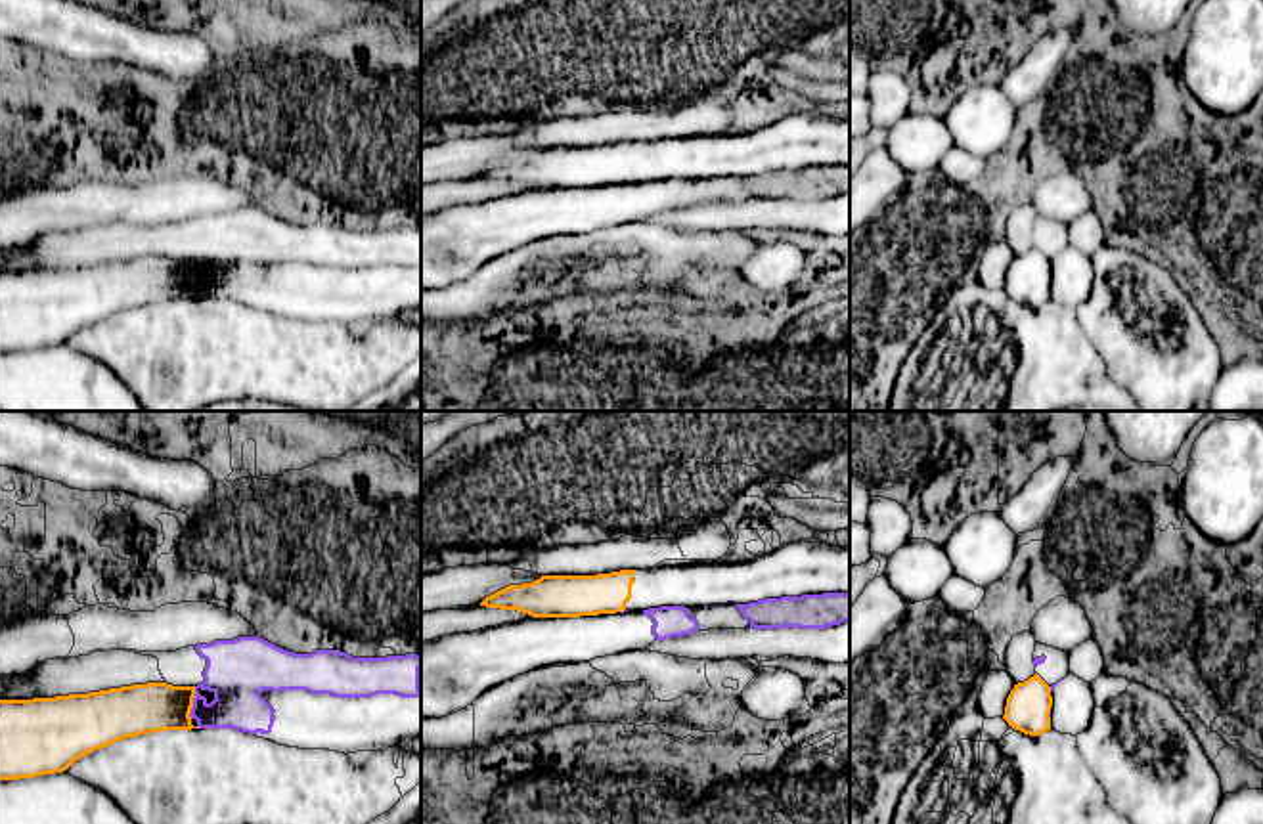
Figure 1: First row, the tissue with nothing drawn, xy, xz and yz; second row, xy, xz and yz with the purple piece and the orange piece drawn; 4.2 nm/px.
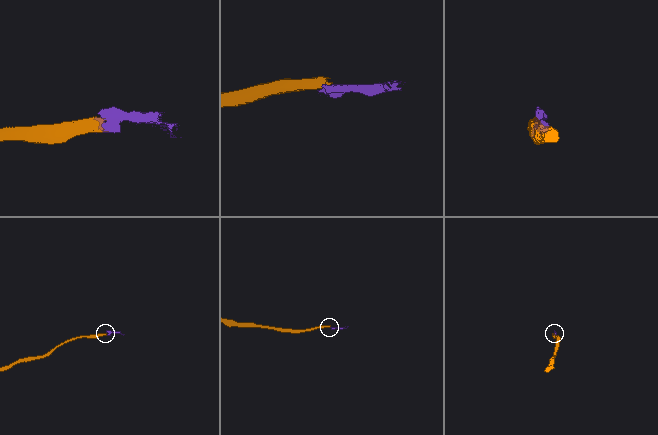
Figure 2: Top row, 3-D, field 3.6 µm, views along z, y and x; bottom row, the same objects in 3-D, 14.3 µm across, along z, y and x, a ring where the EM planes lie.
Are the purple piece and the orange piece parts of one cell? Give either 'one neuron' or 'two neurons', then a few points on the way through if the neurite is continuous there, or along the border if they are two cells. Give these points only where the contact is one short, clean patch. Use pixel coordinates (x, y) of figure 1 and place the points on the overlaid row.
two neurons; border along xy (196, 687), (190, 717)

